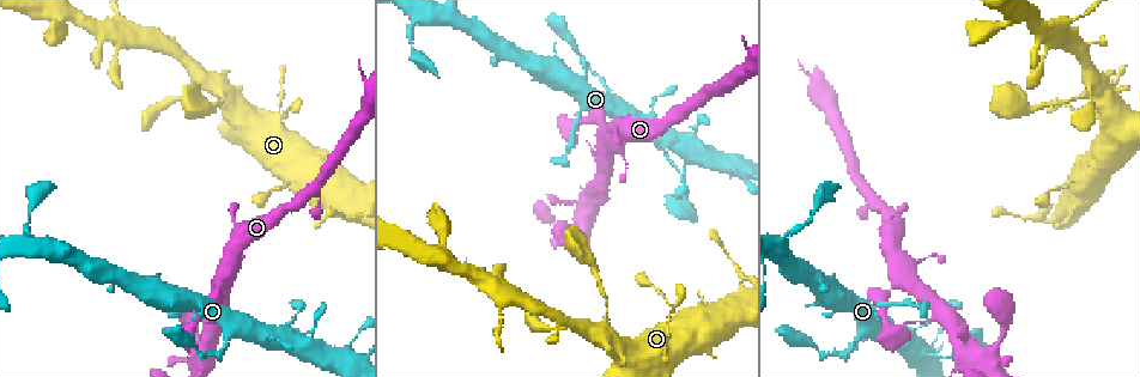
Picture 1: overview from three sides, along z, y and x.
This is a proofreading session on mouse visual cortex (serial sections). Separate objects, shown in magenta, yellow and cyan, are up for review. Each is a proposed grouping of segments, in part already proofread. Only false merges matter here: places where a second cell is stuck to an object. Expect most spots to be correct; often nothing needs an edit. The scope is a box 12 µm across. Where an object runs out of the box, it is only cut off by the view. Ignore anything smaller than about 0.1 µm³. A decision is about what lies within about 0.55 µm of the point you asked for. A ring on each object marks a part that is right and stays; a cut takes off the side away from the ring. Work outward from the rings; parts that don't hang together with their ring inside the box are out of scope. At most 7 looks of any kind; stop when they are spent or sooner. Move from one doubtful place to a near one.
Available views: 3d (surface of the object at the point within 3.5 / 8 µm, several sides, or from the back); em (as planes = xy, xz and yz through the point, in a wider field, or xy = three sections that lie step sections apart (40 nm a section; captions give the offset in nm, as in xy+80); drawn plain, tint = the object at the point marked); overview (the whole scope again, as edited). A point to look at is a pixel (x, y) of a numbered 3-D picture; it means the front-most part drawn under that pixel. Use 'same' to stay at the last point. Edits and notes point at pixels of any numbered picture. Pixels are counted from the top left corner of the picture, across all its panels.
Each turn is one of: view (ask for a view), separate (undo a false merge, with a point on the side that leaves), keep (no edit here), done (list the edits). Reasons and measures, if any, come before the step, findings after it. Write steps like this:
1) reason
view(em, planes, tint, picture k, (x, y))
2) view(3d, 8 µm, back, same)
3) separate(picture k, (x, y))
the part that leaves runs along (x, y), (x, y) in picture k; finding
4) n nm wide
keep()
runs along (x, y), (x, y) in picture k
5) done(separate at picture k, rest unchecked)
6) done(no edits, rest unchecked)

three arms meet
view(3d, 8 µm, picture 1, (123, 25))

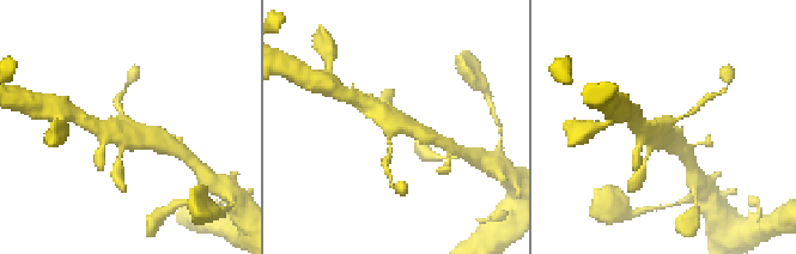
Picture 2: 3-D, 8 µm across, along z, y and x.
need the tissue
view(em, xy, step 2, tint, picture 2, (125, 127))

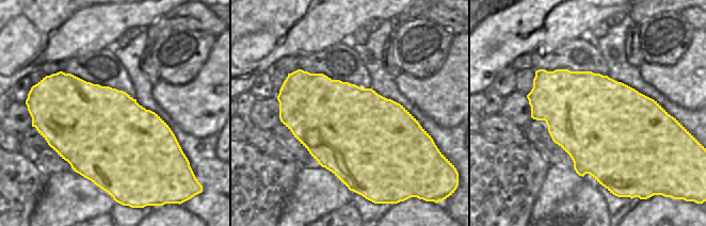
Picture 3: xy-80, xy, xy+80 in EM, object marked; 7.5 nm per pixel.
keep()
all the same cell

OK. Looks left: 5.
abrupt turn
view(3d, 8 µm, picture 1, (683, 204))

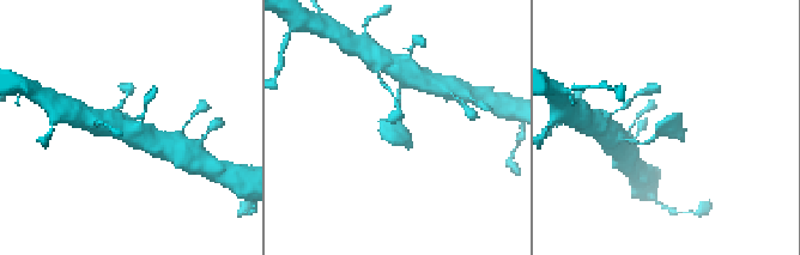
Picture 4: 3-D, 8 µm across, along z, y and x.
zoom in
view(3d, 3.5 µm, picture 4, (397, 132))

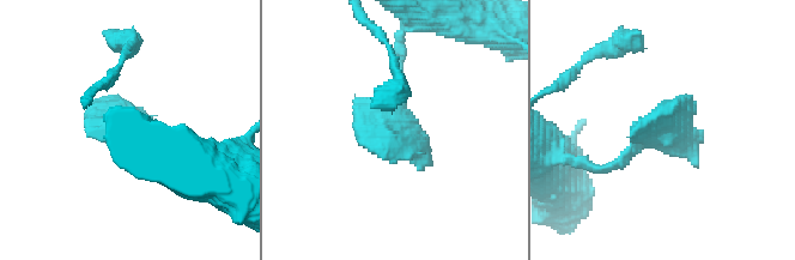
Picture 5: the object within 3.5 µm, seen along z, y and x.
shape alone is not enough
view(em, planes, tint, picture 5, (660, 133))

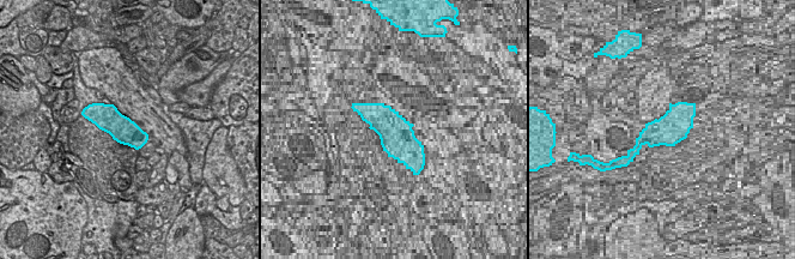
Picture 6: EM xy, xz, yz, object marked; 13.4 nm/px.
keep()
runs along (396, 65), (393, 122), (422, 165) in picture 5; one cell here

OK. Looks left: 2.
thin arm on a thick one
view(3d, 3.5 µm, picture 1, (992, 351))

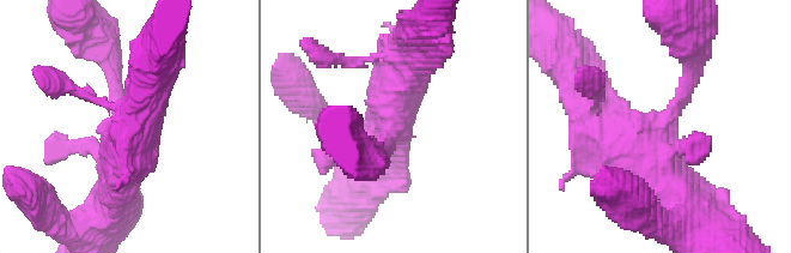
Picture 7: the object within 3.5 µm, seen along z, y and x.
now the EM
view(em, xy, step 5, tint, picture 7, (396, 129))

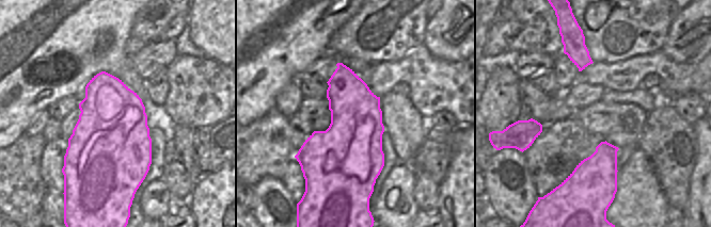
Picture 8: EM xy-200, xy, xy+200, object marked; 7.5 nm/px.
440 nm wide
keep()
runs along (417, 58), (379, 152) in picture 7; one cell here

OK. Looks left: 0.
done(no edits, rest unchecked)

